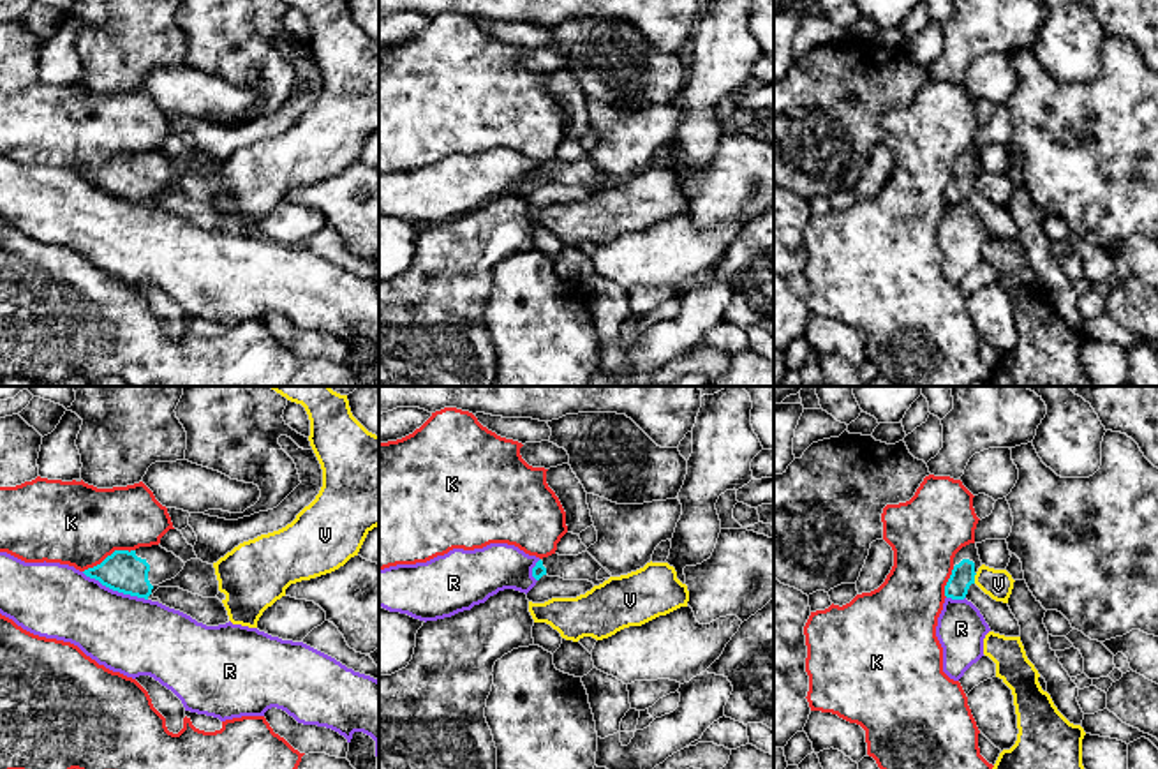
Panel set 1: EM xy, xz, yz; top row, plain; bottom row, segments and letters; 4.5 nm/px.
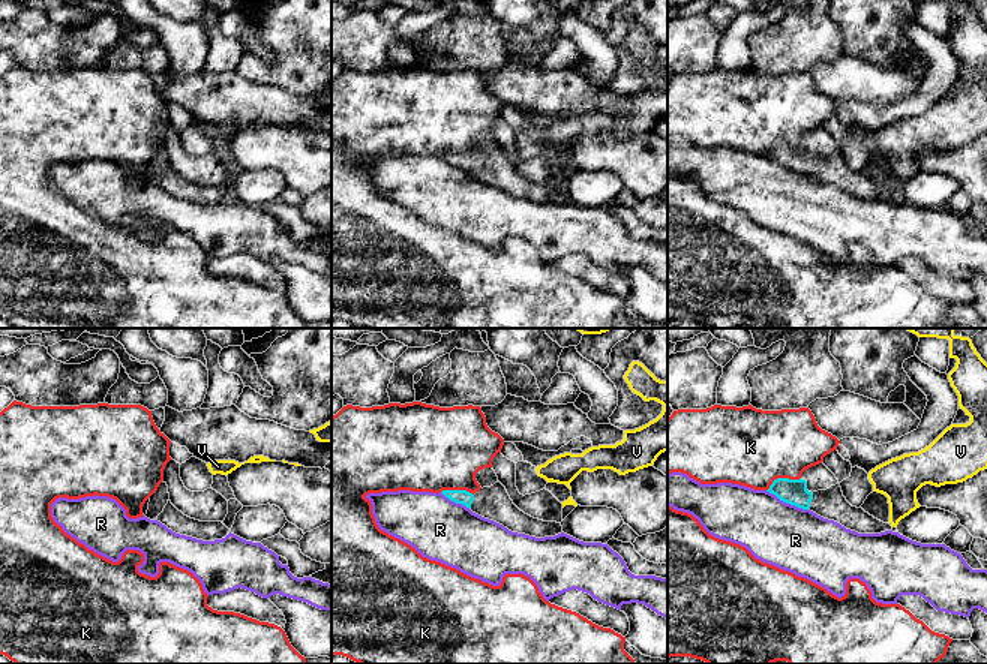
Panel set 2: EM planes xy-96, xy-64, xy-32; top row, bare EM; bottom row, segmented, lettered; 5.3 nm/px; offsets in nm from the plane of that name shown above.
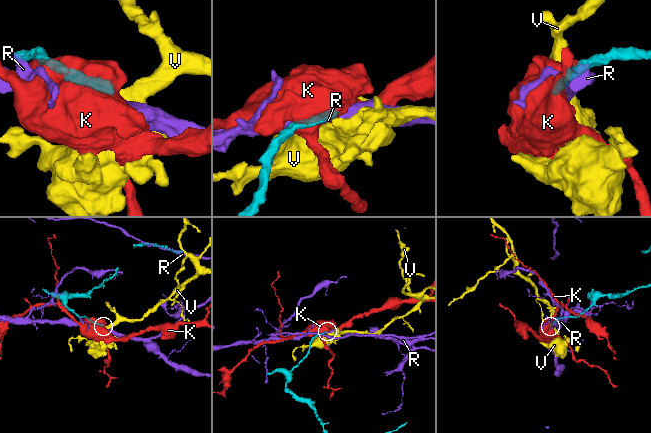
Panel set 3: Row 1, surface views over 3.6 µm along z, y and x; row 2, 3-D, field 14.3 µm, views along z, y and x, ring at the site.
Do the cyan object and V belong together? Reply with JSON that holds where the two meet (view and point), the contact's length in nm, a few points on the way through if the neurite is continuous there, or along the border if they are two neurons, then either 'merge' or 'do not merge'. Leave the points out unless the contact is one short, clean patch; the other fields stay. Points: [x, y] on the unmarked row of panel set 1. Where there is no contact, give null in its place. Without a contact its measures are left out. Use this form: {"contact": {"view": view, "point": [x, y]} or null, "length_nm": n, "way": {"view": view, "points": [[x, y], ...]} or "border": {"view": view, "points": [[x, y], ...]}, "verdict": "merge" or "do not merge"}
{"contact": {"view": "yz", "point": [973, 184]}, "length_nm": 50, "border": {"view": "yz", "points": [[977, 179], [973, 187]]}, "verdict": "do not merge"}

